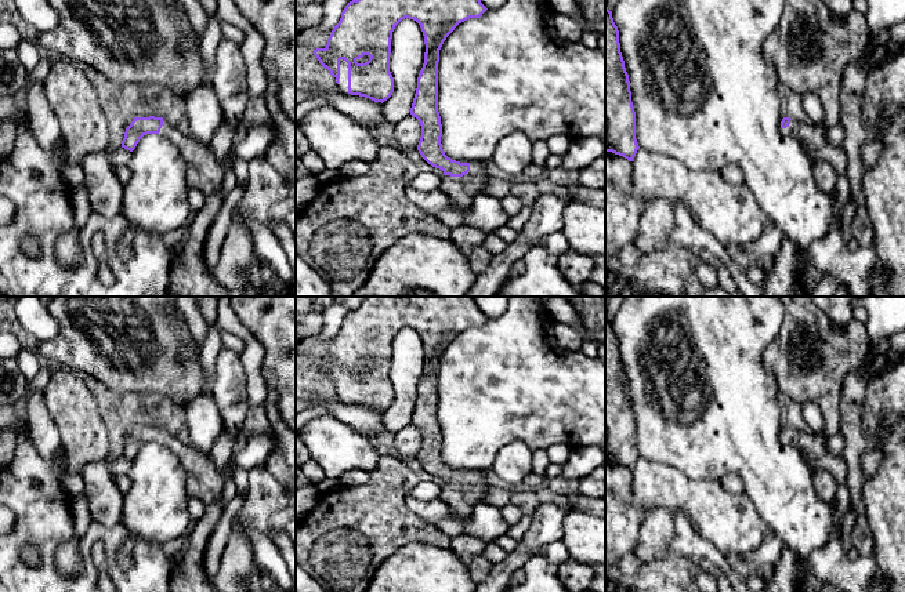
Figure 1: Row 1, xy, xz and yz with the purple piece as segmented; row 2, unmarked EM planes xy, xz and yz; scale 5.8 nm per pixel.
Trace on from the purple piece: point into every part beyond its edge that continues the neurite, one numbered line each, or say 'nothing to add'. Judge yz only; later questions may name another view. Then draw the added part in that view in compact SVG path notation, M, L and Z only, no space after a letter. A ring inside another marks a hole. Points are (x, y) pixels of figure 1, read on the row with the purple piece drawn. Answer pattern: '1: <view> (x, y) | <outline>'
1: yz (813, 137) | M790 120L790 124L781 128L781 132L796 138L804 146L812 163L825 160L835 167L837 175L846 174L847 157L844 148L832 145L821 124Z

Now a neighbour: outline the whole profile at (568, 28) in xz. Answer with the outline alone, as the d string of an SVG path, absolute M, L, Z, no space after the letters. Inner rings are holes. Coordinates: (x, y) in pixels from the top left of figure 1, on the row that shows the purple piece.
M554 12L551 23L561 39L572 43L582 41L586 32L579 19L566 14Z

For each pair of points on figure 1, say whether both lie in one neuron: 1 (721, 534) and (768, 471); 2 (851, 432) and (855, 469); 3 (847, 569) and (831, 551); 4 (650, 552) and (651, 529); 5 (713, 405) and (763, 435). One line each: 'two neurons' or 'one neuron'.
1: two neurons
2: one neuron
3: one neuron
4: one neuron
5: one neuron

